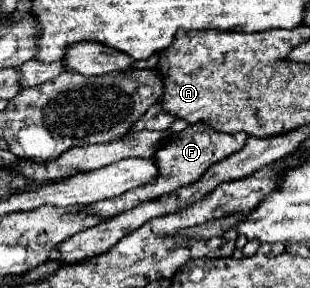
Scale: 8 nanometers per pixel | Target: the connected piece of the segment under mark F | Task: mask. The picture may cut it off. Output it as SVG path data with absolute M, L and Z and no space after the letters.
M196 122L196 124L190 124L188 128L184 128L182 132L178 134L172 134L172 142L168 142L168 146L162 146L154 158L156 158L156 164L158 164L158 176L152 184L146 184L146 186L140 186L140 188L132 188L128 190L126 194L120 194L116 198L108 198L108 200L100 200L100 202L94 202L94 204L88 204L84 206L86 212L90 214L98 214L98 216L116 216L124 210L130 210L134 206L138 206L140 202L144 200L154 200L154 198L160 198L164 194L170 194L182 186L188 186L192 182L196 182L206 170L208 166L212 166L214 162L218 160L224 160L226 156L230 156L232 152L238 152L240 148L244 148L248 136L232 136L232 134L222 134L222 132L216 132L212 130L210 126L202 124L202 122Z

